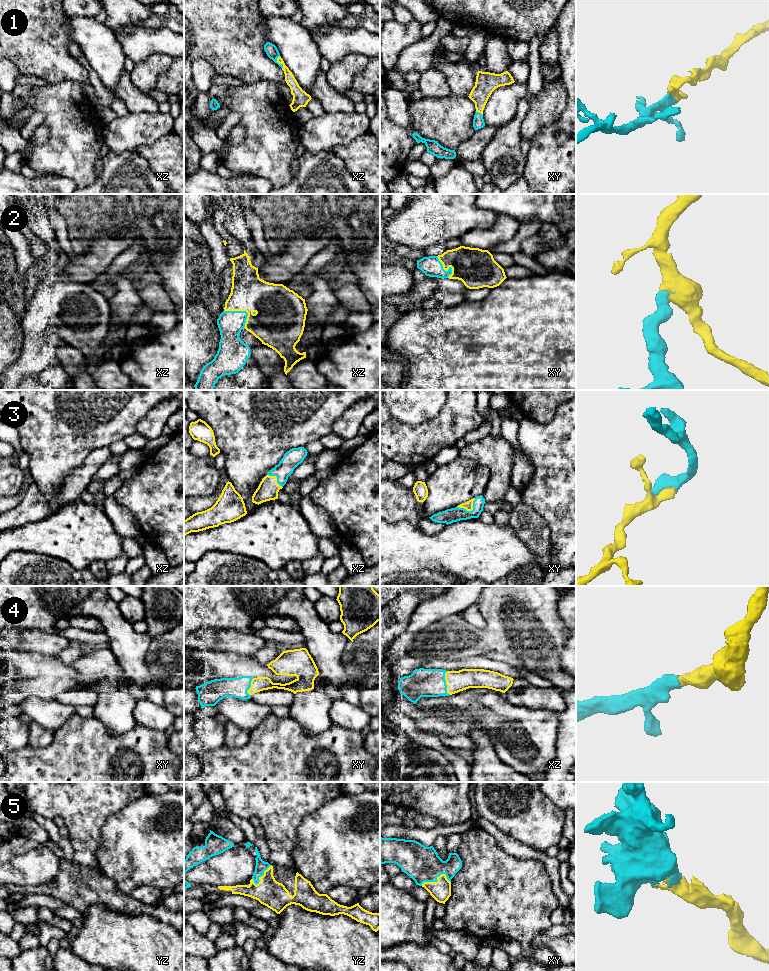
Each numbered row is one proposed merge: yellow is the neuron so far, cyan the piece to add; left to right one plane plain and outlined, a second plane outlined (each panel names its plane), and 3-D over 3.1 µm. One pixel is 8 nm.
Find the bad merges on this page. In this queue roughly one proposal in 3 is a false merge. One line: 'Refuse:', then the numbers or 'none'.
Refuse: none

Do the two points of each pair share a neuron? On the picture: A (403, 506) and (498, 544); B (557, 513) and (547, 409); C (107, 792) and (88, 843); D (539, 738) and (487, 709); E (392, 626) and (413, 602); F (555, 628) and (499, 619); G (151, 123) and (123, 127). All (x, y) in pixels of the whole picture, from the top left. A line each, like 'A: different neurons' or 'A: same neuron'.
A: different neurons
B: different neurons
C: same neuron
D: same neuron
E: same neuron
F: same neuron
G: same neuron

